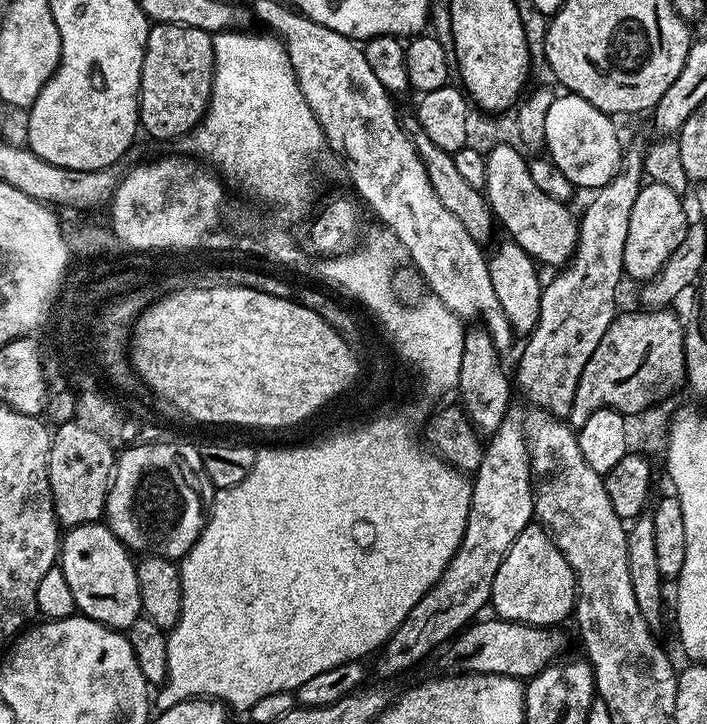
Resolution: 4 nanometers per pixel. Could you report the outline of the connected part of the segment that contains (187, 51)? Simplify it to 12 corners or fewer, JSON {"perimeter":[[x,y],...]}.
{"perimeter":[[149,27],[140,127],[187,137],[208,109],[213,33]]}

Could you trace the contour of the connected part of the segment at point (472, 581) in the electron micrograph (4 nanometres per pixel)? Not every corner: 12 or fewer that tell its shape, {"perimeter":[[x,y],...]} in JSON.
{"perimeter":[[521,417],[491,433],[452,561],[382,649],[396,676],[492,599],[534,520]]}

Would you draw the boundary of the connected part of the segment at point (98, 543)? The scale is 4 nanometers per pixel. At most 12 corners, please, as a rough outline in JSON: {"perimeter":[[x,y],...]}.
{"perimeter":[[107,523],[63,533],[76,607],[107,628],[141,619],[133,553]]}

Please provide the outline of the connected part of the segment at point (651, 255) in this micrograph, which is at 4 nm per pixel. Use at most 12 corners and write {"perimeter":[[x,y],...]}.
{"perimeter":[[651,182],[630,210],[624,271],[652,280],[682,246],[681,193]]}

